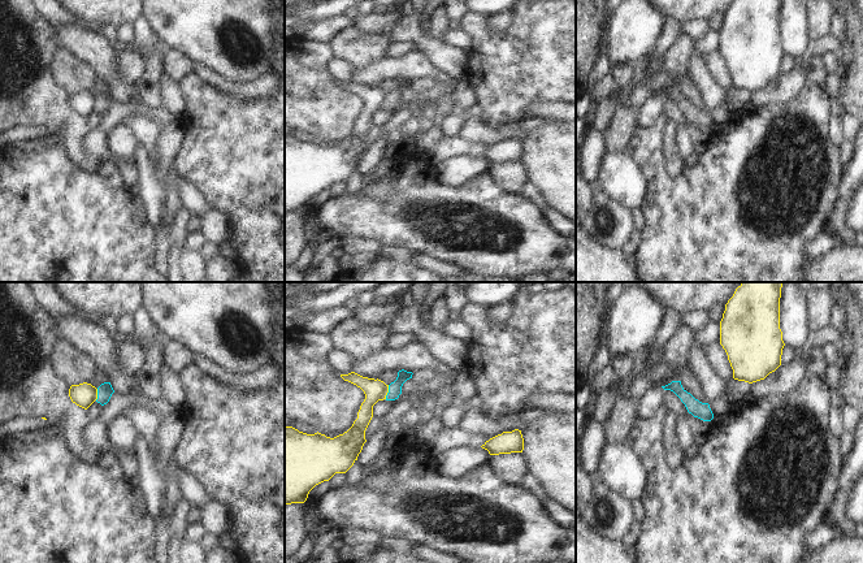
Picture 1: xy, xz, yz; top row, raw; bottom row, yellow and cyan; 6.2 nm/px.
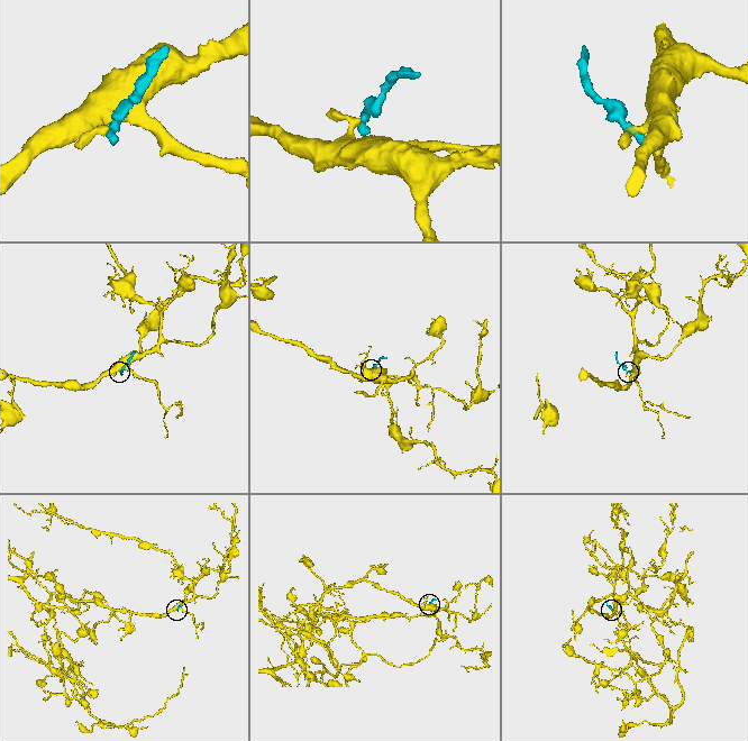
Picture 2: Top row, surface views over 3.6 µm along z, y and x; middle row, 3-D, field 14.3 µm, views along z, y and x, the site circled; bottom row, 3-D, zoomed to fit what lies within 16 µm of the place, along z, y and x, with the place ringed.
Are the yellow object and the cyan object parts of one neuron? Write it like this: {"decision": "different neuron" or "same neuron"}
{"decision": "different neuron"}

